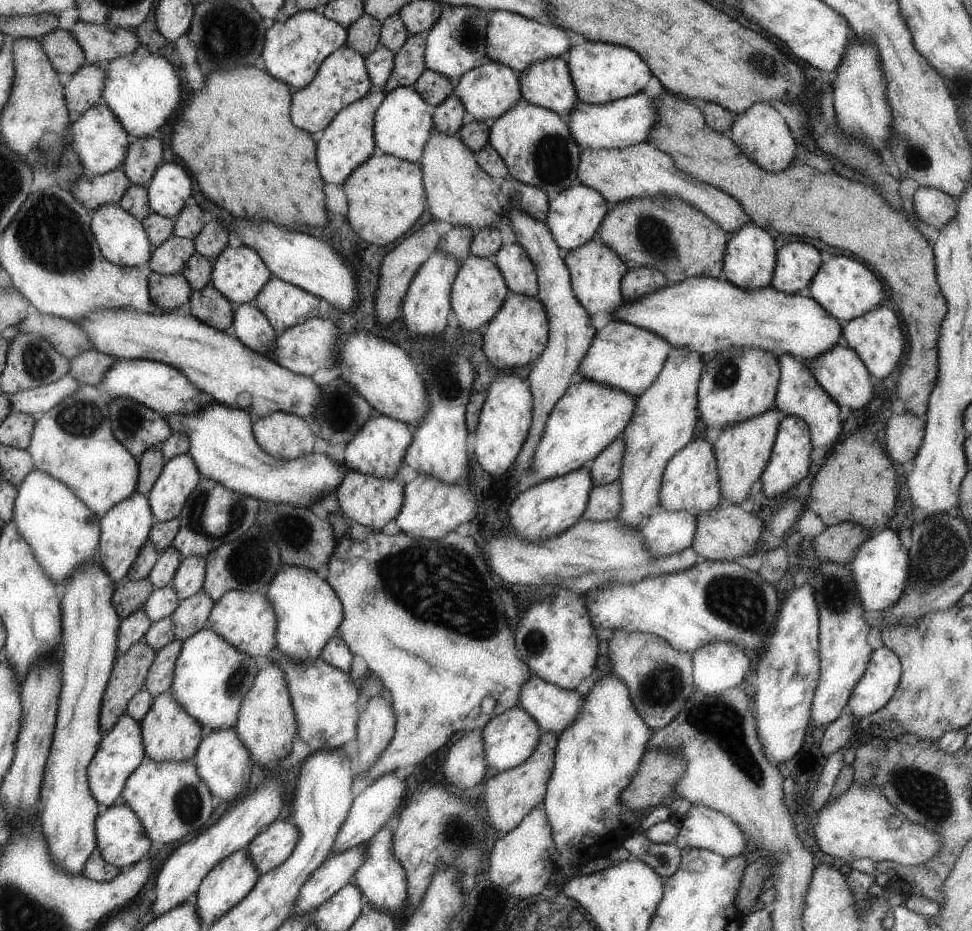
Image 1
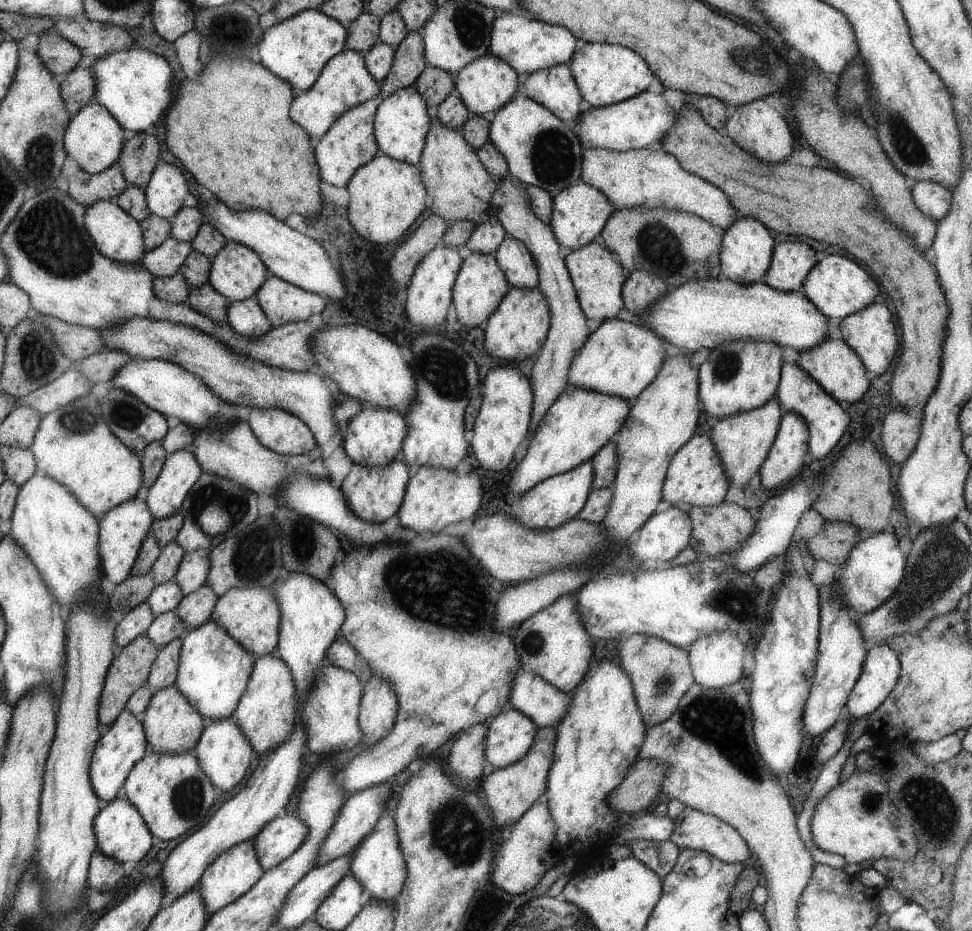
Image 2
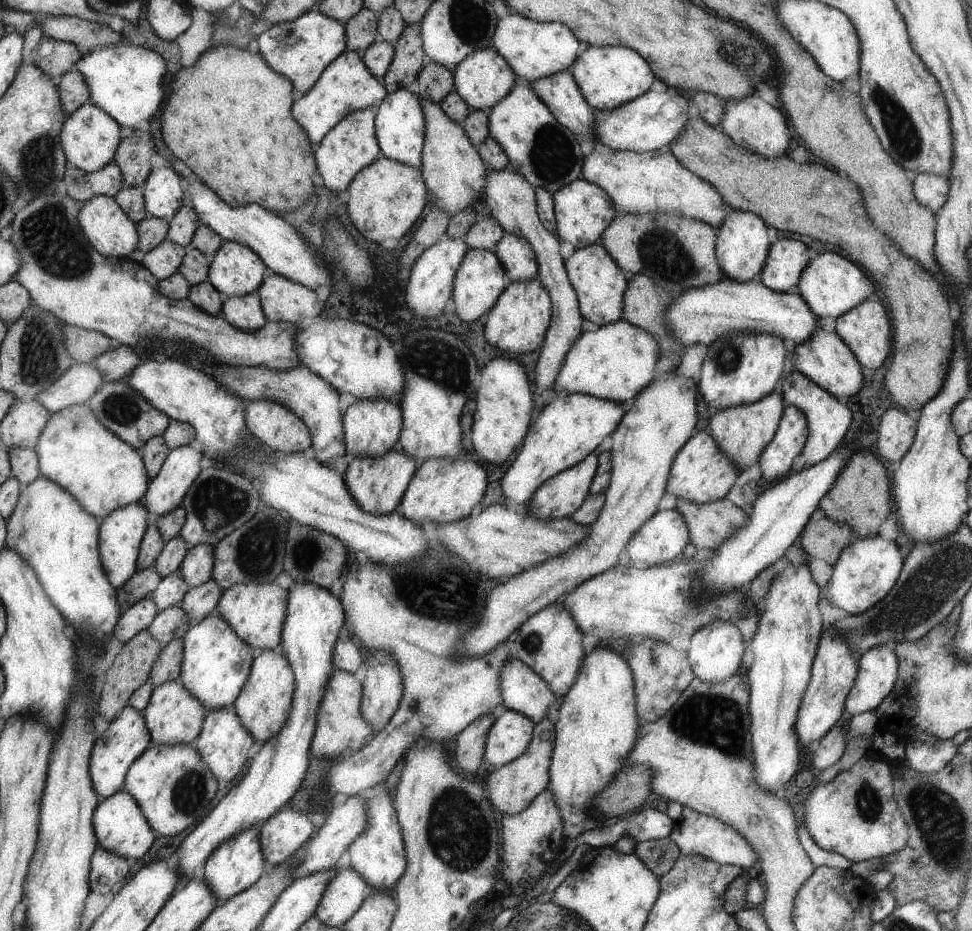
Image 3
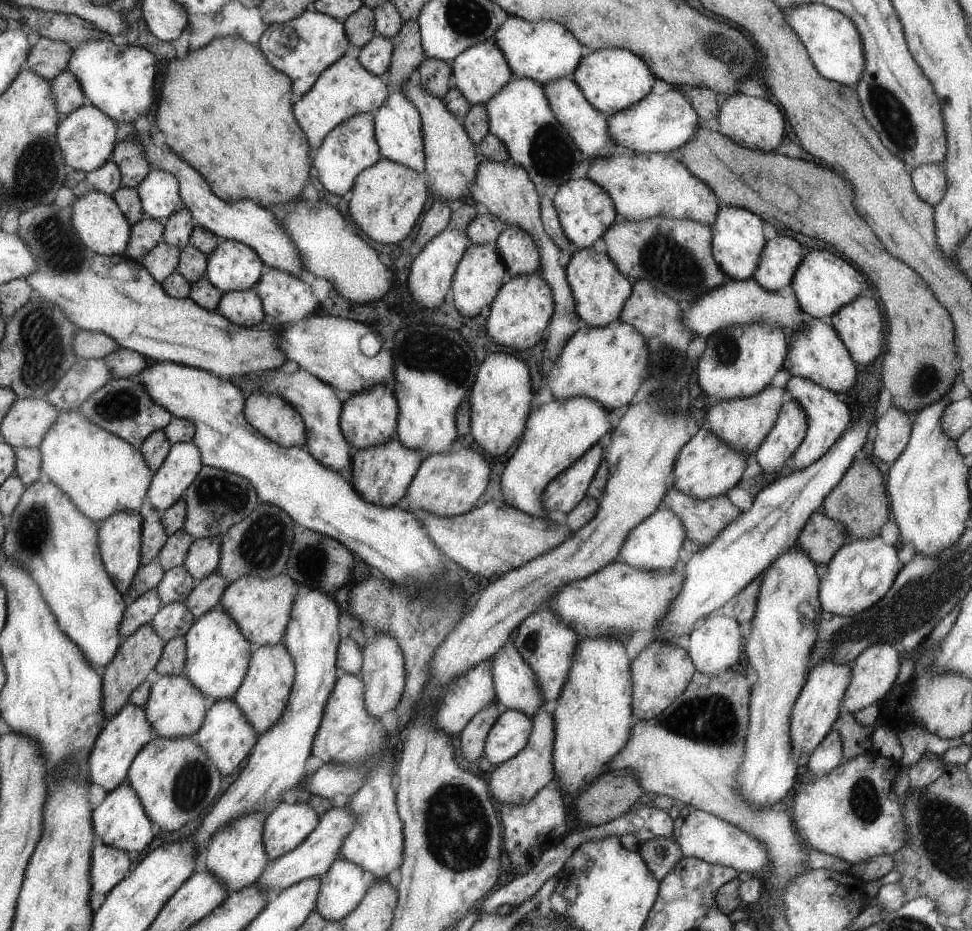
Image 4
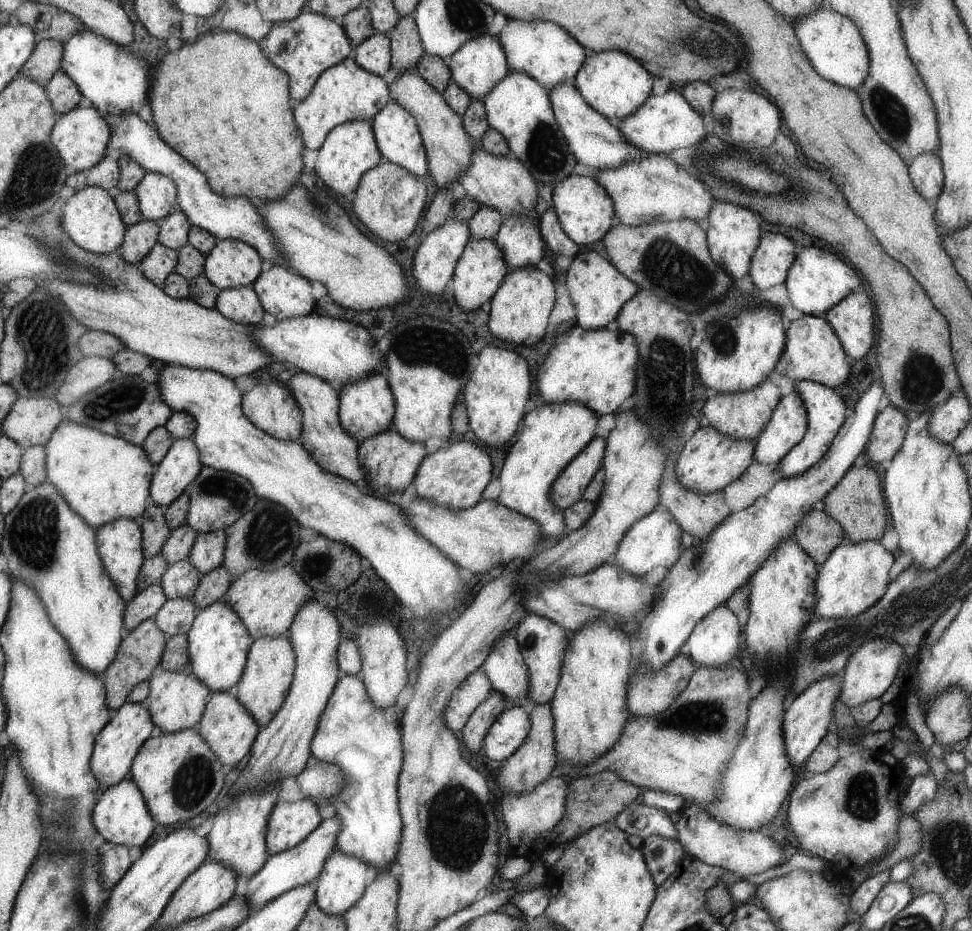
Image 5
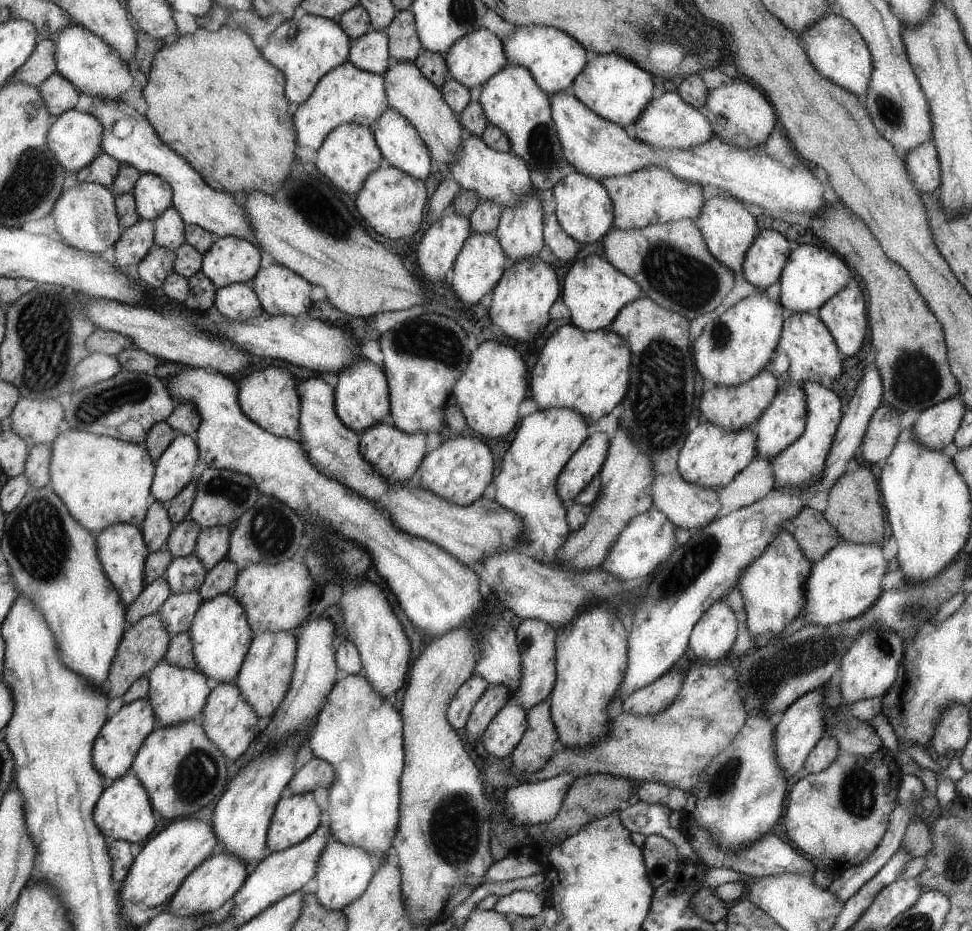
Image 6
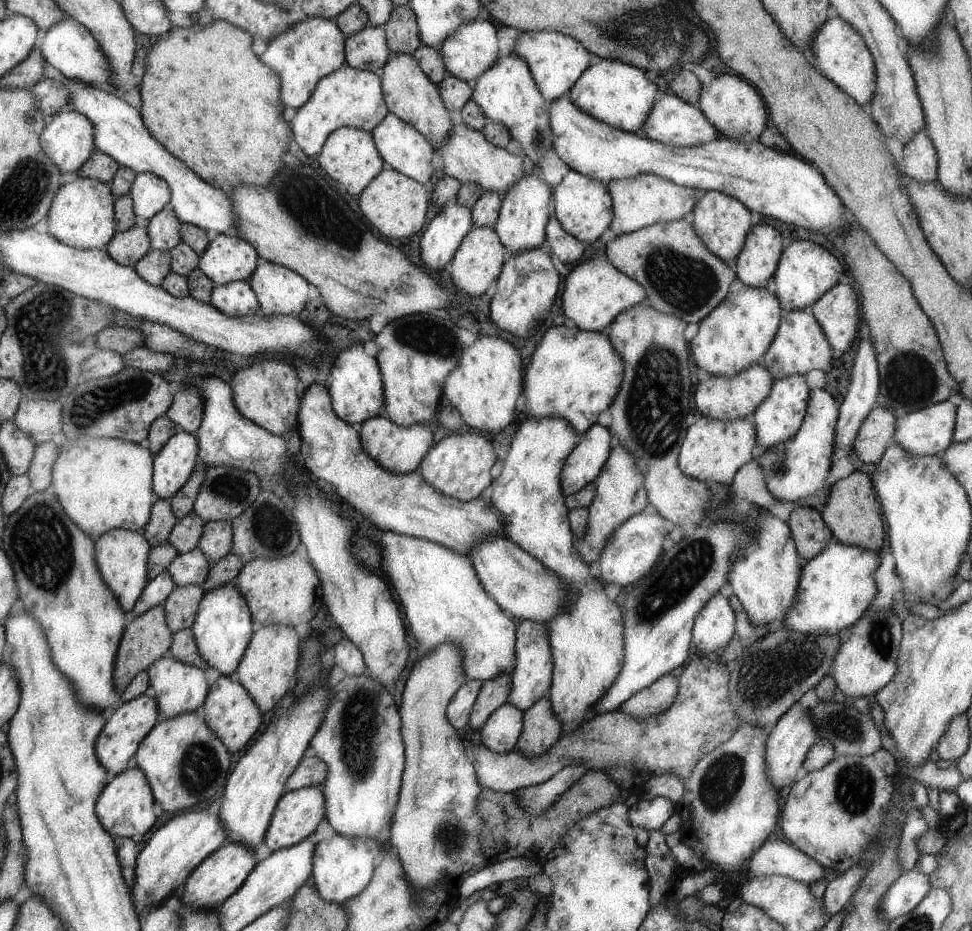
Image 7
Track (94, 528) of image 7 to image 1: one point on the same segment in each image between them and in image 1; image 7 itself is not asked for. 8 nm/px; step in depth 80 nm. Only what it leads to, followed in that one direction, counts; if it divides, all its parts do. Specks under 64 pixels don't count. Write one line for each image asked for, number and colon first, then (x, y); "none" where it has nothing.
1: (74, 442)
2: (74, 444)
3: (75, 449)
4: (103, 474)
5: (103, 477)
6: (102, 480)

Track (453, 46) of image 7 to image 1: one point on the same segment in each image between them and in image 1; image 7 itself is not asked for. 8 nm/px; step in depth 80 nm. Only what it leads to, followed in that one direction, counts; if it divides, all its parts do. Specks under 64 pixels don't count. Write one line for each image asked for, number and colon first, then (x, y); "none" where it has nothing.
1: (488, 91)
2: (487, 84)
3: (483, 78)
4: (481, 72)
5: (477, 66)
6: (477, 57)

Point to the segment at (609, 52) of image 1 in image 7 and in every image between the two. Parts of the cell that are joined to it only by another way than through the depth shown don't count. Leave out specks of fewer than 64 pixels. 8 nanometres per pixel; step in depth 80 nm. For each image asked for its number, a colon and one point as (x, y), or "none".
2: (606, 74)
3: (610, 76)
4: (612, 80)
5: (615, 84)
6: (616, 88)
7: (615, 92)

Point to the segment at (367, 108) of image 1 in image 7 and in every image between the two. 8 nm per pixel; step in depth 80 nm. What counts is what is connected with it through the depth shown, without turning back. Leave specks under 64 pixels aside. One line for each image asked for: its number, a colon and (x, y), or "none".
2: (349, 143)
3: (351, 145)
4: (351, 147)
5: (350, 149)
6: (349, 155)
7: (350, 156)

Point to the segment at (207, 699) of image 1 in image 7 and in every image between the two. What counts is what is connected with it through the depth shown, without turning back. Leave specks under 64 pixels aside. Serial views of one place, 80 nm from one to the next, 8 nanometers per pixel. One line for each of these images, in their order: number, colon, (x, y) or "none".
2: (214, 671)
3: (216, 663)
4: (218, 653)
5: (218, 641)
6: (221, 636)
7: (222, 628)

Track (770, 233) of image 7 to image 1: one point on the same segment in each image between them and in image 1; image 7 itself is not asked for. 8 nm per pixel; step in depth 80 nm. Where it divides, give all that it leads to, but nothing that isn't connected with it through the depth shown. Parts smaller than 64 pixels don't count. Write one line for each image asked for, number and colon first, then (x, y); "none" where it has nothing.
1: (798, 263)
2: (792, 263)
3: (787, 259)
4: (782, 256)
5: (772, 261)
6: (766, 259)

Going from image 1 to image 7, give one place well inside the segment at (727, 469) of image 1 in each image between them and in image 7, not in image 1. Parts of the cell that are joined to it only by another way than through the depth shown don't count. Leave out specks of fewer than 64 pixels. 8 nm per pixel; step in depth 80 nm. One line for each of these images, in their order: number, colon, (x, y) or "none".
2: (743, 442)
3: (743, 432)
4: (744, 424)
5: (744, 415)
6: (737, 408)
7: (724, 398)

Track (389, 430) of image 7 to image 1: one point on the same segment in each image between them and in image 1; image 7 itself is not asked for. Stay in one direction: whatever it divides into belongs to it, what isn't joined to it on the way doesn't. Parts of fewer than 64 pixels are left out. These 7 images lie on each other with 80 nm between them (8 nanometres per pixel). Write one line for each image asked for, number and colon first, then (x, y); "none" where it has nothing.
1: (364, 499)
2: (374, 494)
3: (377, 483)
4: (381, 474)
5: (391, 461)
6: (396, 455)

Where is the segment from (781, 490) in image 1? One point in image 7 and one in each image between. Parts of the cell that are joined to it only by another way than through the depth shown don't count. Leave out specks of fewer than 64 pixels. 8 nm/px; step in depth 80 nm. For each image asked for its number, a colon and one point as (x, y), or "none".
2: (785, 461)
3: (776, 460)
4: (788, 434)
5: (785, 430)
6: (784, 422)
7: (779, 417)

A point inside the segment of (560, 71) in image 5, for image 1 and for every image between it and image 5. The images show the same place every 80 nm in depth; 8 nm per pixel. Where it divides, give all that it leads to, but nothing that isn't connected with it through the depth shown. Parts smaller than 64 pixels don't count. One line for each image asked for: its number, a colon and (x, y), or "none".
1: (515, 41)
2: (528, 45)
3: (534, 50)
4: (542, 51)

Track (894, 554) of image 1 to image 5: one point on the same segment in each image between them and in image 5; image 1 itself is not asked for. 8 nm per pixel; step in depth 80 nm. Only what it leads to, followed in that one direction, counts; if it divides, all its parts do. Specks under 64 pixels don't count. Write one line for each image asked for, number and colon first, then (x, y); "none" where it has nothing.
2: (871, 574)
3: (867, 569)
4: (862, 571)
5: (856, 575)

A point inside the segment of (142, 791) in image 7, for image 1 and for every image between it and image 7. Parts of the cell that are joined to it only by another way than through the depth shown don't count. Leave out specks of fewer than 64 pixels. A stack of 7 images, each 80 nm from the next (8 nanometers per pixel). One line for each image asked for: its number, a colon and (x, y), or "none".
1: (122, 840)
2: (123, 835)
3: (122, 829)
4: (120, 820)
5: (122, 816)
6: (124, 812)

